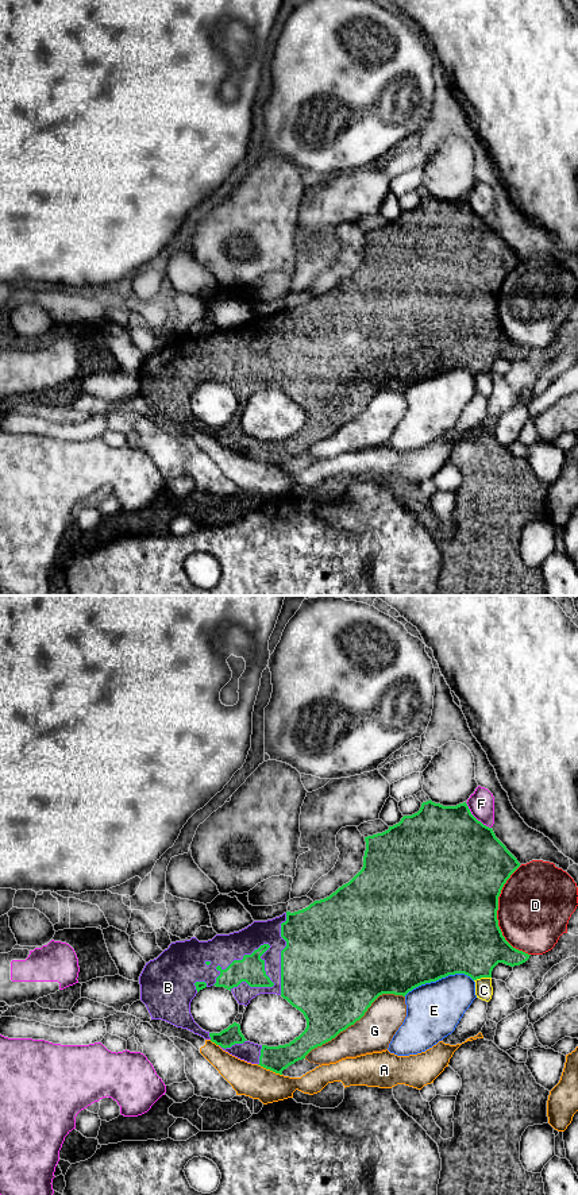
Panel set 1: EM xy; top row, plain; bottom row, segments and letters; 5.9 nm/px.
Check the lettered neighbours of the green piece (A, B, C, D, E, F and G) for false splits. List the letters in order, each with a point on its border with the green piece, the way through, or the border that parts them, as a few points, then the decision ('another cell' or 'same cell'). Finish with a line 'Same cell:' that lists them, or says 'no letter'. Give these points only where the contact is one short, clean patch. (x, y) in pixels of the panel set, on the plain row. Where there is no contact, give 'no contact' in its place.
A: contact xy (269, 463); another cell
B: contact xy (238, 355); same cell
C: contact xy (482, 372); another cell
D: contact xy (496, 309); another cell
E: contact xy (438, 374); another cell
F: contact xy (474, 212); another cell
G: contact xy (355, 416); another cell
Same cell: B

